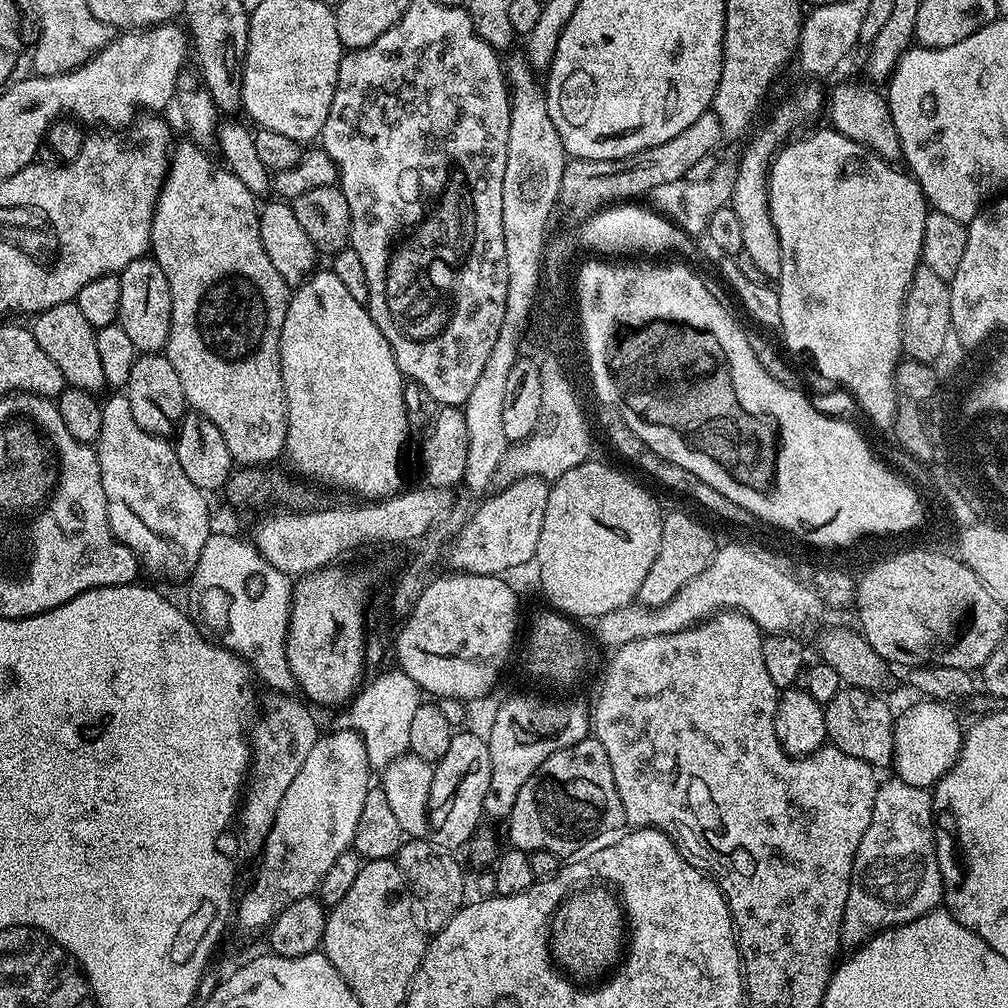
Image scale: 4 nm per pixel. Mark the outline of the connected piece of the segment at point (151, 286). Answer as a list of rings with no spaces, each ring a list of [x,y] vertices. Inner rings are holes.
[[[141,258],[130,262],[118,274],[122,286],[122,302],[120,303],[120,319],[122,330],[134,342],[137,353],[160,354],[167,349],[170,334],[170,314],[172,299],[170,298],[170,282],[166,282],[166,274],[162,274],[162,266],[154,258]]]

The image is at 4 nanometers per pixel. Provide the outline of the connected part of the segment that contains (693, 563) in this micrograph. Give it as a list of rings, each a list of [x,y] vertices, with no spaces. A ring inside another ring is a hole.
[[[684,512],[667,513],[662,526],[662,546],[658,546],[658,558],[654,558],[654,566],[650,566],[650,574],[642,581],[642,590],[638,590],[636,600],[646,608],[661,608],[670,602],[686,585],[702,574],[706,566],[714,558],[718,540],[704,524],[699,524],[692,516]]]

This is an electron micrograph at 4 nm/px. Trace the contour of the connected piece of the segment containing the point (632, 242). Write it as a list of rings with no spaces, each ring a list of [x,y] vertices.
[[[620,202],[609,205],[599,212],[589,213],[580,227],[575,227],[577,247],[588,250],[590,254],[611,257],[610,254],[644,254],[646,258],[656,258],[658,254],[664,254],[671,249],[680,255],[681,259],[695,264],[700,254],[696,246],[697,241],[686,234],[672,220],[666,219],[655,209],[647,205],[638,206],[636,202]]]

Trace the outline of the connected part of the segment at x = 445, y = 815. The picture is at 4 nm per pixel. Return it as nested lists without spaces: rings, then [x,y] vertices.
[[[457,731],[446,754],[432,769],[428,795],[427,839],[445,850],[463,849],[485,819],[484,803],[490,786],[490,750],[483,735]]]

